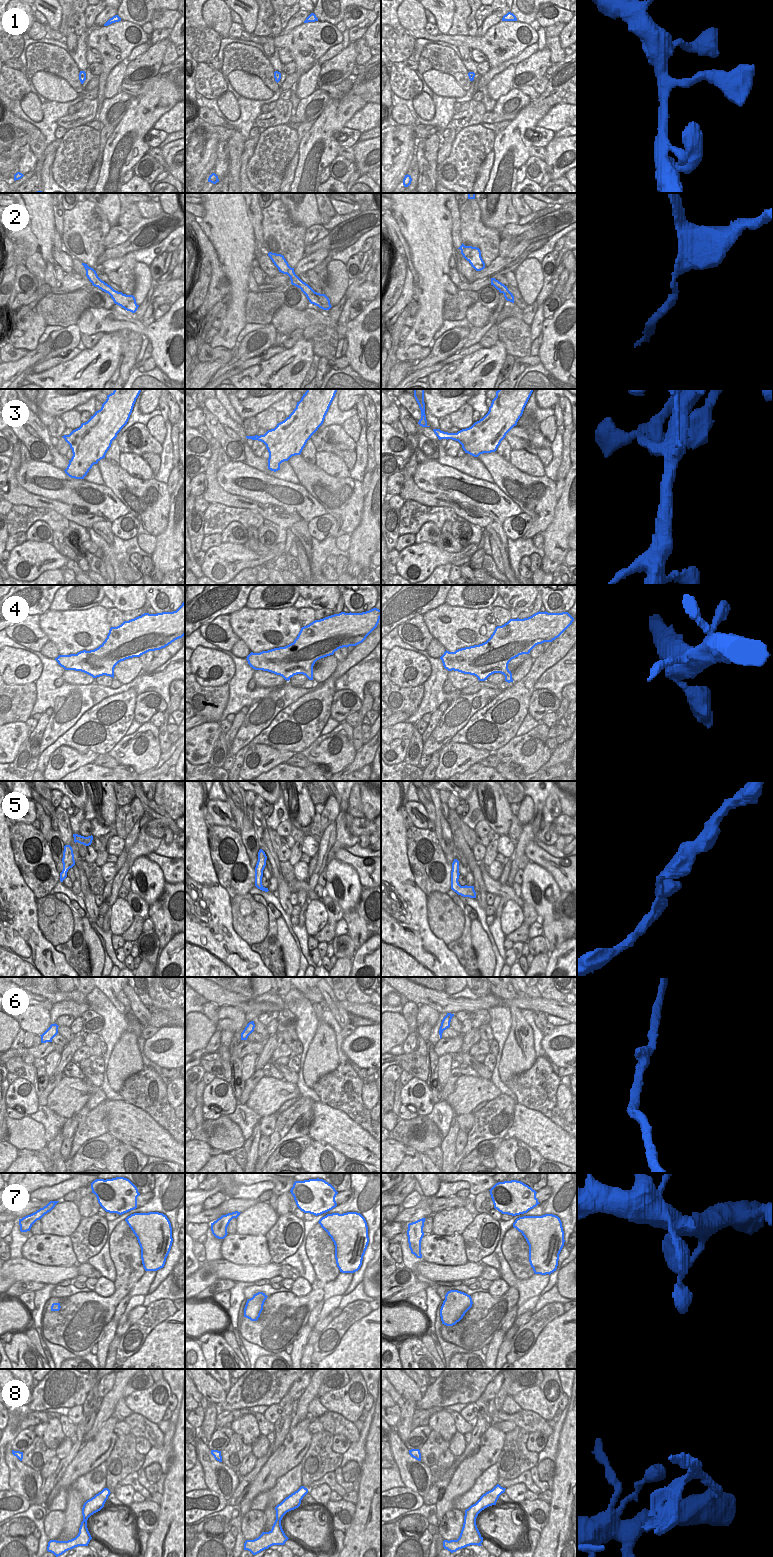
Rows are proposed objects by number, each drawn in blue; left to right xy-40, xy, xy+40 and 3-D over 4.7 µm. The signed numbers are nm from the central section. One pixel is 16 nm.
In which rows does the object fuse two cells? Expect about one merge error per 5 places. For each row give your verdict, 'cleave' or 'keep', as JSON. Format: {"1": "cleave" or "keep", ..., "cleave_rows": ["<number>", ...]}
{"1": "keep", "2": "keep", "3": "cleave", "4": "keep", "5": "keep", "6": "keep", "7": "keep", "8": "keep", "cleave_rows": ["3"]}

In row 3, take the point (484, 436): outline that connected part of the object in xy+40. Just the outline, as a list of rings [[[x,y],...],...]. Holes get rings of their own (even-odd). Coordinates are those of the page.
[[[499,389],[492,400],[488,413],[471,427],[454,433],[452,440],[458,441],[465,453],[478,457],[483,453],[495,452],[506,434],[517,425],[534,389]]]

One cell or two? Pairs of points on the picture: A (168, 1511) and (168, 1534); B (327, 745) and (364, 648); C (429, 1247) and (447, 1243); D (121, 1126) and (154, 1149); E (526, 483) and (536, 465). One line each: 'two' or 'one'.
A: one
B: two
C: one
D: one
E: two

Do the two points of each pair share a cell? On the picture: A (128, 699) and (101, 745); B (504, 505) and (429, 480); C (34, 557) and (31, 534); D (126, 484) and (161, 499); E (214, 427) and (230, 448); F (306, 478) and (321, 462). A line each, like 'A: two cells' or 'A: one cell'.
A: one cell
B: one cell
C: two cells
D: one cell
E: one cell
F: two cells

